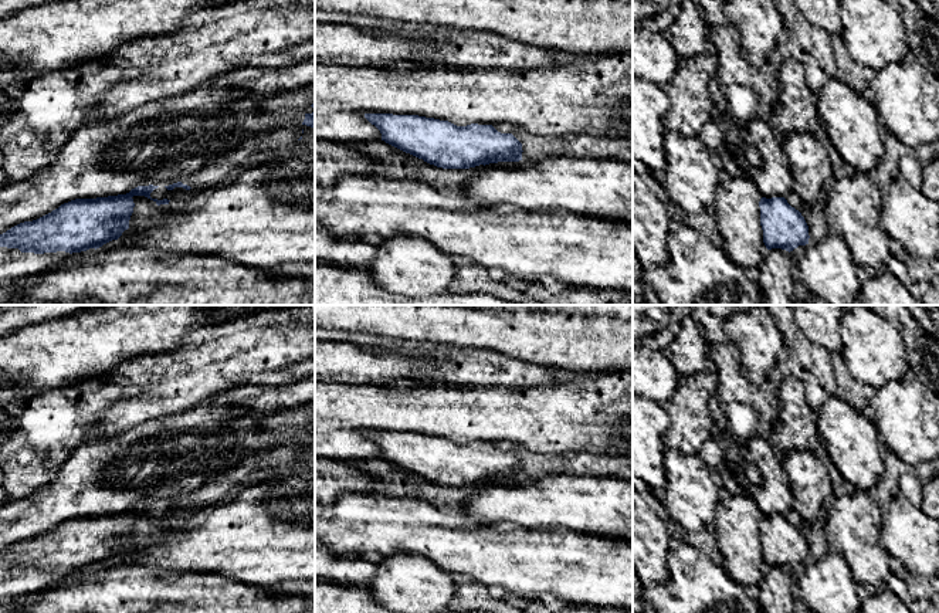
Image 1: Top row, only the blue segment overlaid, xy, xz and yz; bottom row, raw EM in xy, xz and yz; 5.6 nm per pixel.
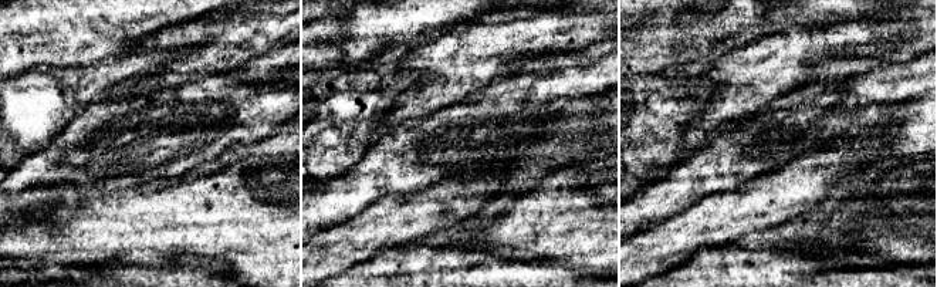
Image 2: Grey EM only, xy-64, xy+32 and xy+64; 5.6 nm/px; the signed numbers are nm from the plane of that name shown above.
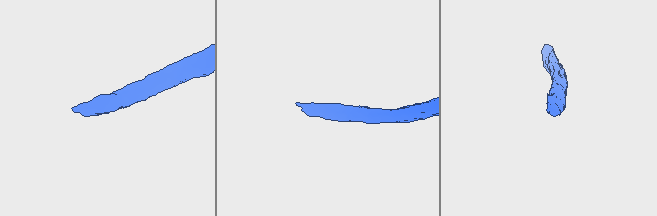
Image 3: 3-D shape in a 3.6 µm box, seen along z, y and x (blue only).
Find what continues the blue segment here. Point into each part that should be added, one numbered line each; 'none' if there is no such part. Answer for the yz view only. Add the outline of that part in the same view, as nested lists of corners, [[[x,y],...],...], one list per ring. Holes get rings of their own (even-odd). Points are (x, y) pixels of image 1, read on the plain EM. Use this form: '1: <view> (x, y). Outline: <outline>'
none

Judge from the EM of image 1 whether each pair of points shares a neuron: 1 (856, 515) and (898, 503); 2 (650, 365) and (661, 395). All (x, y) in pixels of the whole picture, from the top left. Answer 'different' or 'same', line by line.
1: different
2: same

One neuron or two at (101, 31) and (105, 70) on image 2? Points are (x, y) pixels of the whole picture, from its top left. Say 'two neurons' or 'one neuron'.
two neurons

